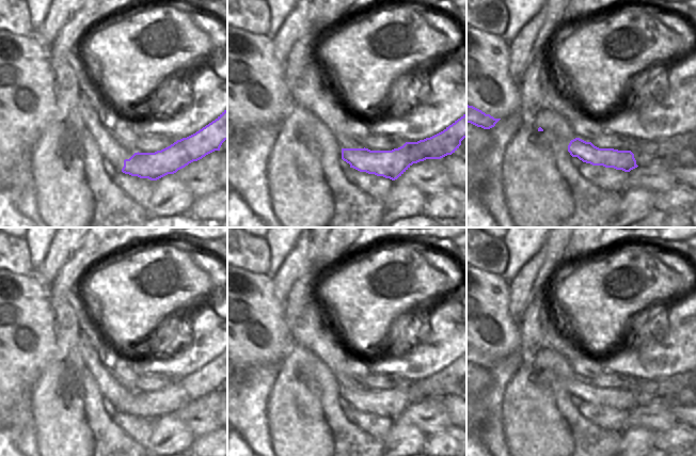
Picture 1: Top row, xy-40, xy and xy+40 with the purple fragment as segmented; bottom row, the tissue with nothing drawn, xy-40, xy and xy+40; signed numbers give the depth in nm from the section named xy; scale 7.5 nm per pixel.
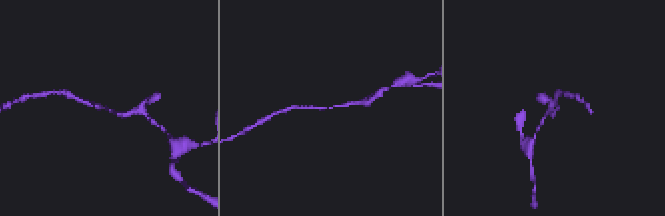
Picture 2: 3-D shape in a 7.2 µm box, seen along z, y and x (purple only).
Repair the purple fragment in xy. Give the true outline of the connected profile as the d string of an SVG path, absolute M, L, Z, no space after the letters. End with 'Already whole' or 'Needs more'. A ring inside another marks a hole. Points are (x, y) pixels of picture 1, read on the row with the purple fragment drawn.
M466 113L430 138L406 142L392 151L342 148L342 159L360 172L395 180L413 163L452 155L459 148L464 138L466 138Z. Already whole

